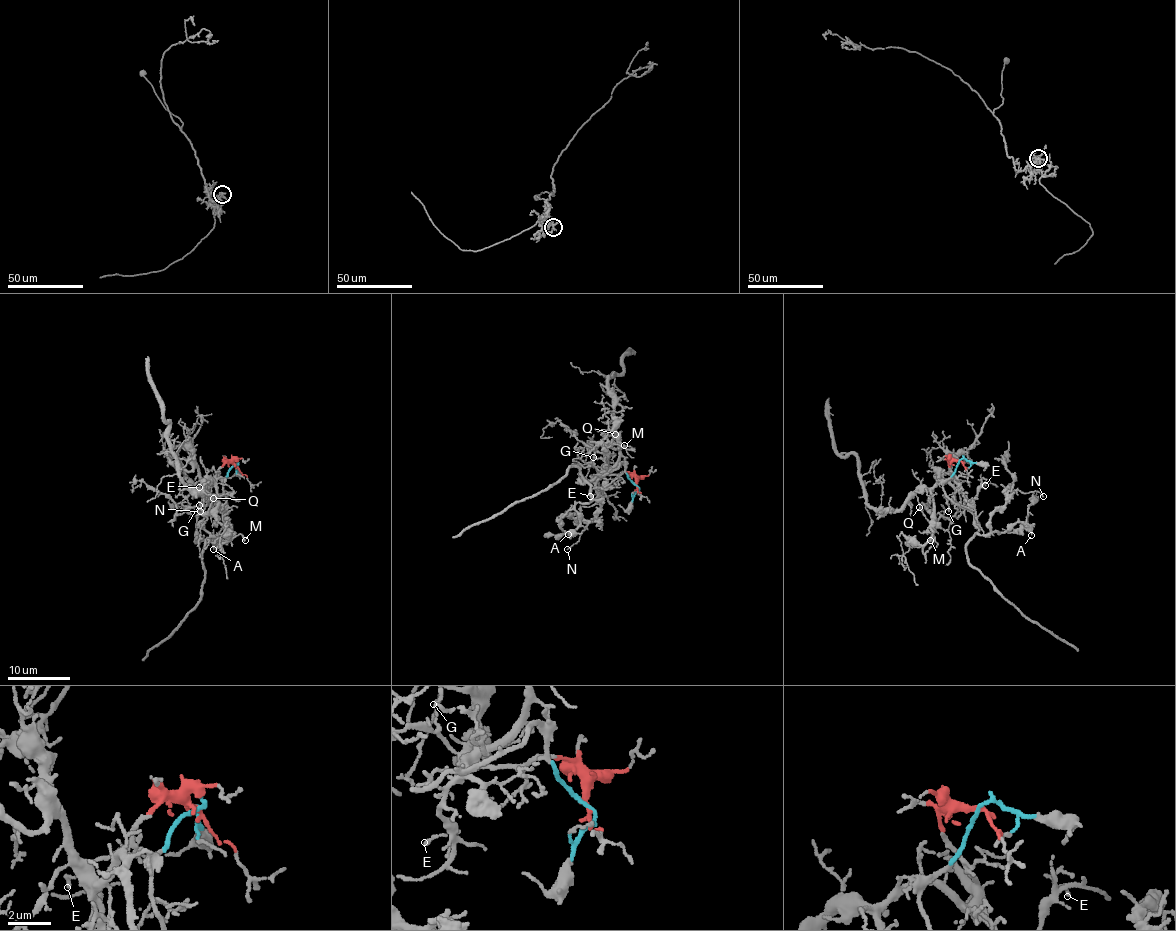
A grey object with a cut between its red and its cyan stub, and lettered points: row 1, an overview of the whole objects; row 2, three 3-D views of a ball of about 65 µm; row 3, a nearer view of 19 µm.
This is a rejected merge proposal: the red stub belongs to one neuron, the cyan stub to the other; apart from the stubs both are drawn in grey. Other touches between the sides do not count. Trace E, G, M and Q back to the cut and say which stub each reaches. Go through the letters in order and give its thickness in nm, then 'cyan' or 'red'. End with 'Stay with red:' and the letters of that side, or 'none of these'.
E: 130 nm thick; red
G: 80 nm thick; red
M: 150 nm thick; red
Q: 90 nm thick; red
Stay with red: E, G, M, Q

